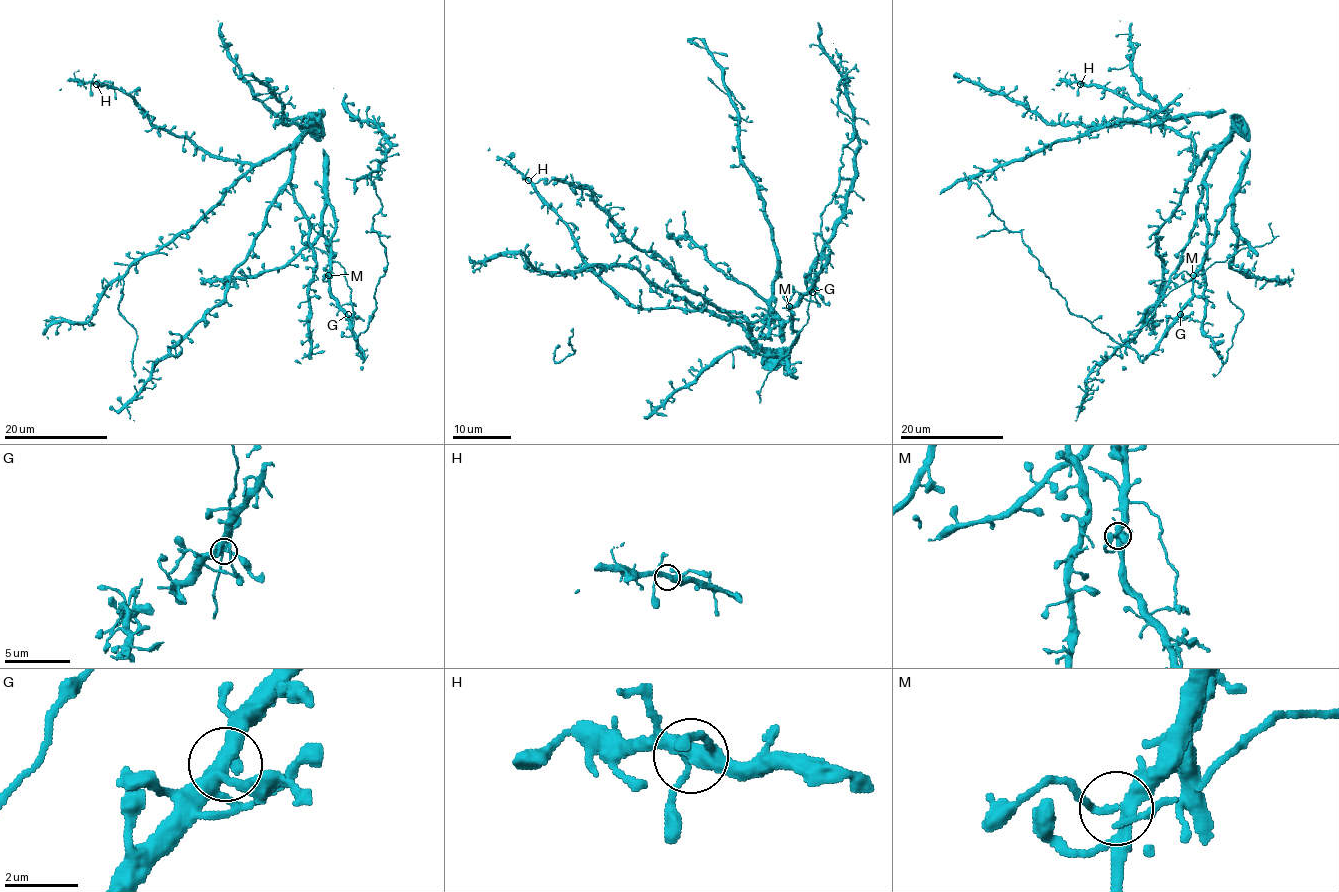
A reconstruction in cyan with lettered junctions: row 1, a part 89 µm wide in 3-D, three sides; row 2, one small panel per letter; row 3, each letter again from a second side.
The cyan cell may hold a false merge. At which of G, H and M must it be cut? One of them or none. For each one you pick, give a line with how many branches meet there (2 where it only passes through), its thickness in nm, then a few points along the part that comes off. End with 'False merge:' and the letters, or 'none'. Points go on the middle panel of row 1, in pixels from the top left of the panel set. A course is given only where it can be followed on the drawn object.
M: branches 4; calibre 340 nm; course (788, 306), (794, 289), (791, 284)
False merge: M

